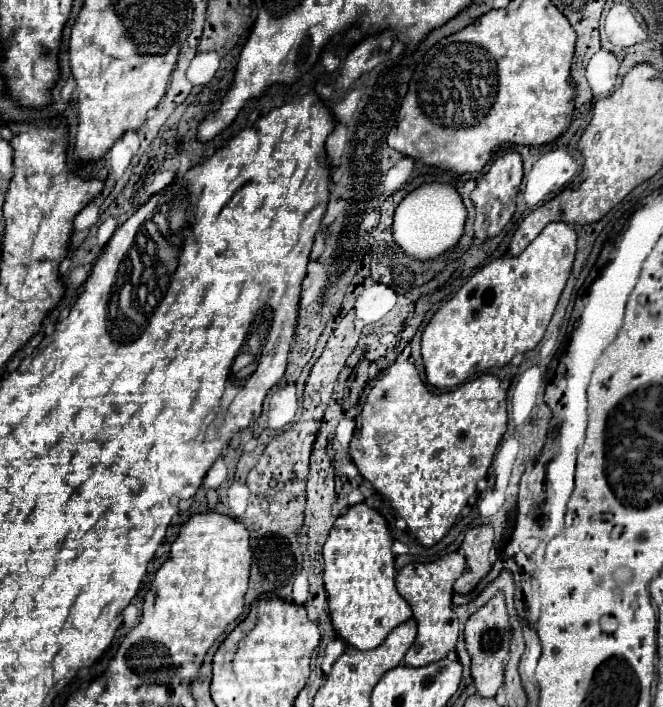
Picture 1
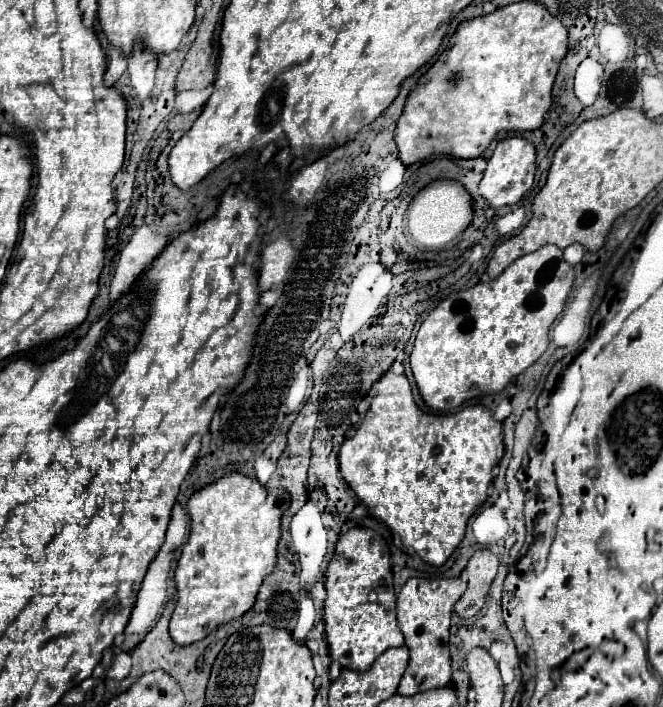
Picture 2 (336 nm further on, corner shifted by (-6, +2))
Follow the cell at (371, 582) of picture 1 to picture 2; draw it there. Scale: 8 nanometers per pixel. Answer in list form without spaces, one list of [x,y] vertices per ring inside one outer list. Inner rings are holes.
[[[352,528],[342,534],[336,542],[336,556],[328,564],[324,586],[328,598],[324,602],[324,624],[332,658],[336,658],[344,668],[352,670],[368,670],[372,662],[388,648],[402,646],[404,634],[398,628],[396,620],[396,594],[392,584],[392,566],[390,566],[390,550],[380,534],[370,528]]]

